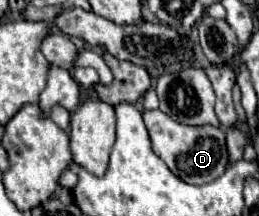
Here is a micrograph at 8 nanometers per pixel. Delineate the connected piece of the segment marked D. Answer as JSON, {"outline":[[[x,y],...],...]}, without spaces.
{"outline":[[[147,110],[143,112],[145,126],[149,130],[153,152],[167,164],[167,168],[185,180],[187,184],[205,184],[219,178],[225,168],[229,166],[229,154],[225,146],[225,132],[215,126],[185,126],[171,120],[161,110]]]}

